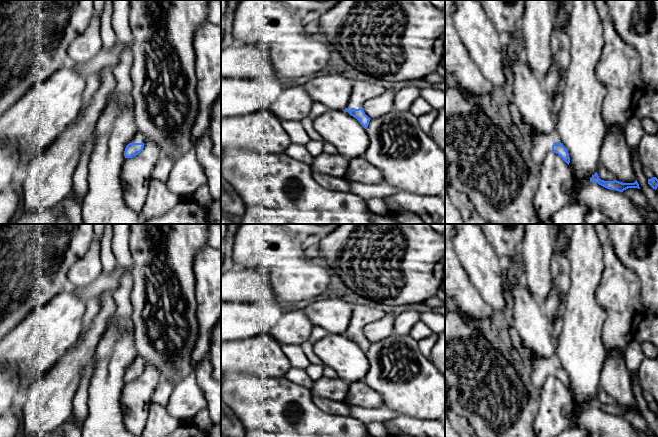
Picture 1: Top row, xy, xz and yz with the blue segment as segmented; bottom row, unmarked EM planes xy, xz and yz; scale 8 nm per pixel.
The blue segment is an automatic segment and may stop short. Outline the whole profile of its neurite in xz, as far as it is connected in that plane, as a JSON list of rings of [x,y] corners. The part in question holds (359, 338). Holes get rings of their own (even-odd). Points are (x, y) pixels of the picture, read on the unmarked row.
[[[355,305],[352,311],[351,320],[345,335],[356,342],[360,348],[367,353],[370,342],[364,336],[362,329],[374,320],[381,319],[386,313],[377,306]]]

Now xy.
[[[138,355],[124,375],[125,382],[132,382],[138,379],[144,372],[144,360]]]

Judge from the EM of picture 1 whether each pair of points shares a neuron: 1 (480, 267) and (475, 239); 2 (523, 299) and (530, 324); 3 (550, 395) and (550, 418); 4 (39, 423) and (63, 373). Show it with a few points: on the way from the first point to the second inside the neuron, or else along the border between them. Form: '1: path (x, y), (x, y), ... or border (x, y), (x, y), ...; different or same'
1: path (479, 260), (475, 254), (475, 246); same
2: path (525, 305), (529, 318); same
3: path (550, 401), (550, 412); same
4: path (44, 411), (49, 405), (51, 396), (60, 385); same

